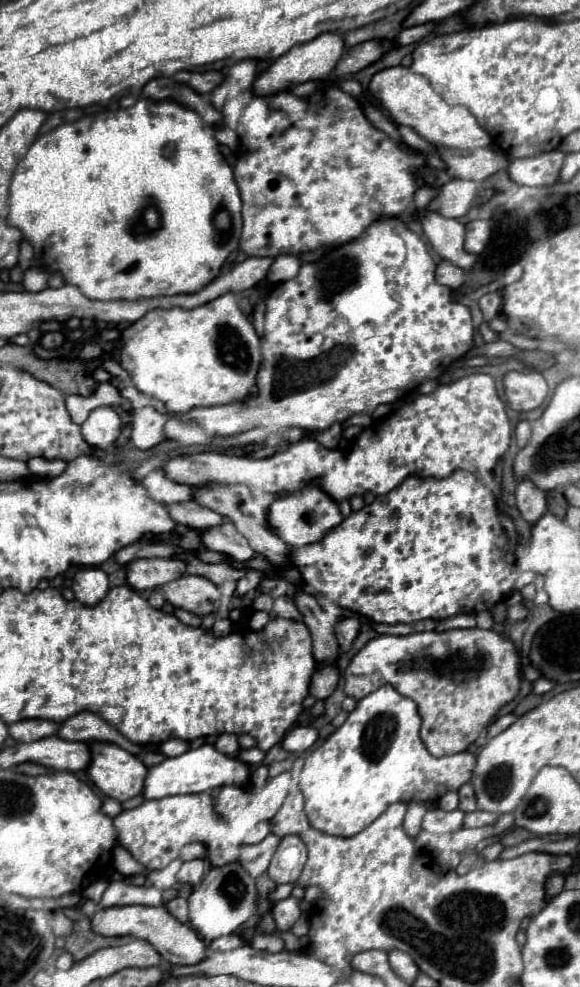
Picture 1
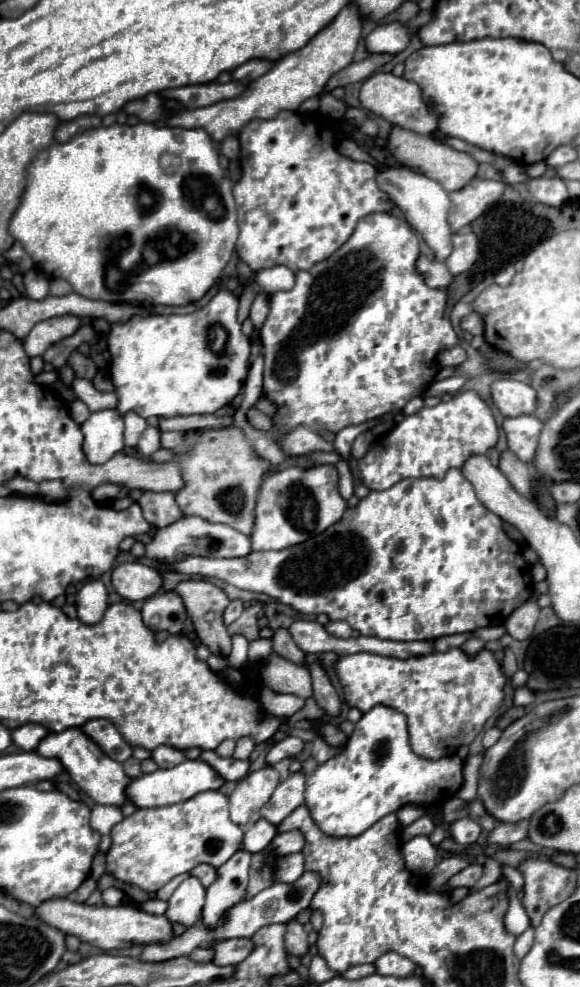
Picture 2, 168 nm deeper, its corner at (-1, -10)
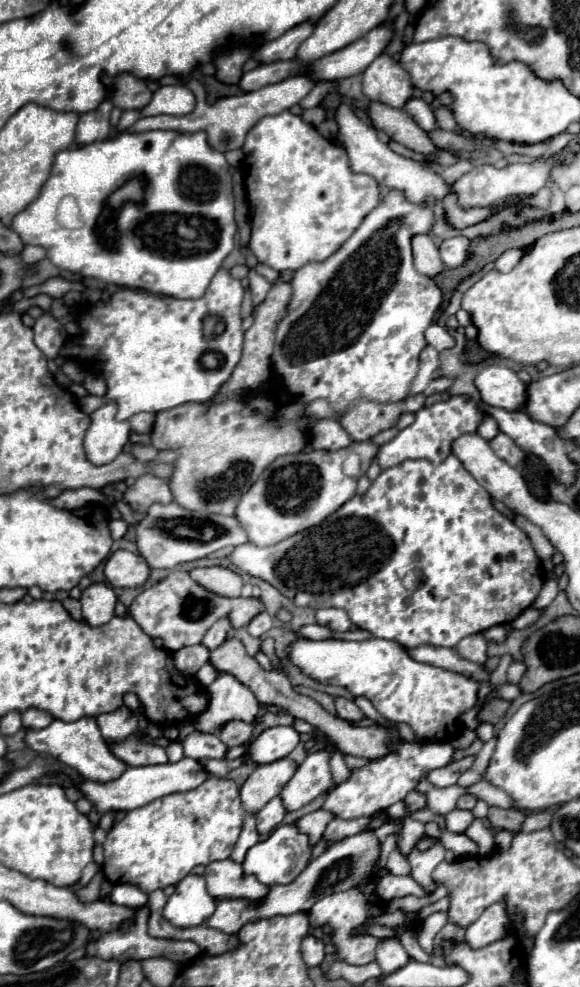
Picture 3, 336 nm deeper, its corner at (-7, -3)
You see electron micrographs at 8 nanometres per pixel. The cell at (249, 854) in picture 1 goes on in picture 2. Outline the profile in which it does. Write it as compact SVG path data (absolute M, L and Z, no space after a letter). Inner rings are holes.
M300 831L278 833L272 841L272 849L276 855L290 855L304 849L304 835Z

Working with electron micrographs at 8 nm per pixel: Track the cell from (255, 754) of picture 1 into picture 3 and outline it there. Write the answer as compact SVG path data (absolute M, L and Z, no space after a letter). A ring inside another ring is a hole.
M192 732L190 736L184 738L182 746L184 746L184 756L192 756L196 760L204 760L204 758L224 760L228 752L226 744L216 734Z

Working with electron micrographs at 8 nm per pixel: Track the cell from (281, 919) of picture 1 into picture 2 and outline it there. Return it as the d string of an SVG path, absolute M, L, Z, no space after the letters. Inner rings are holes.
M294 919L294 921L288 921L288 931L286 931L286 949L290 955L294 957L304 957L308 953L308 935L306 931L302 929L302 925Z

